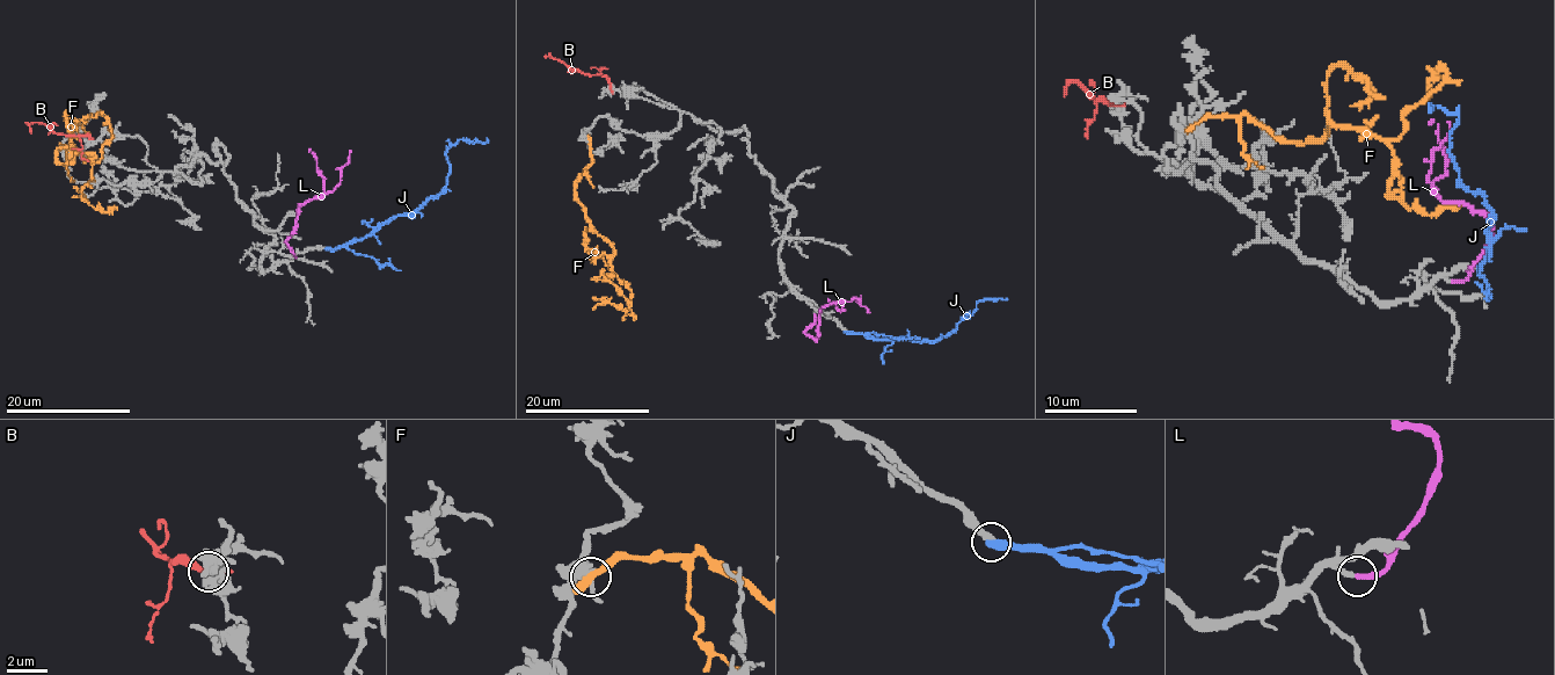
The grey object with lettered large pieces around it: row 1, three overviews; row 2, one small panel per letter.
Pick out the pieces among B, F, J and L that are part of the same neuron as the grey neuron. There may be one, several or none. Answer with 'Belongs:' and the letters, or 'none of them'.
Belongs: J, L

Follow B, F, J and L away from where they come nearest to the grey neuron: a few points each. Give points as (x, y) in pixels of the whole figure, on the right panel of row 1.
B: (1112, 106), (1096, 101), (1073, 80), (1064, 96)
F: (1194, 124), (1245, 115), (1284, 140), (1318, 140), (1329, 124), (1396, 138), (1440, 69), (1429, 99)
J: (1477, 268), (1489, 256), (1491, 210), (1459, 180), (1450, 152), (1459, 117), (1429, 103)
L: (1454, 282), (1480, 256), (1491, 224), (1447, 203), (1429, 180), (1447, 122)

